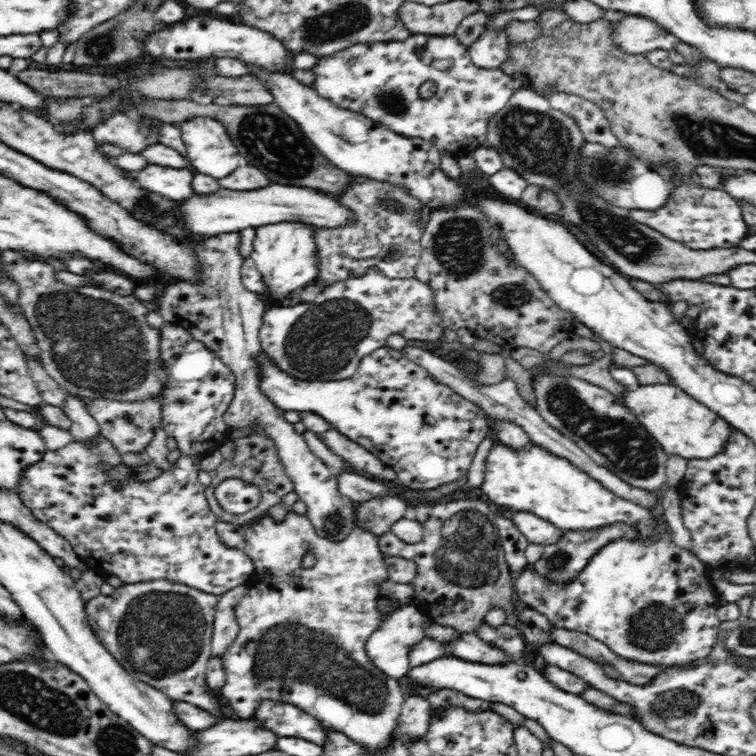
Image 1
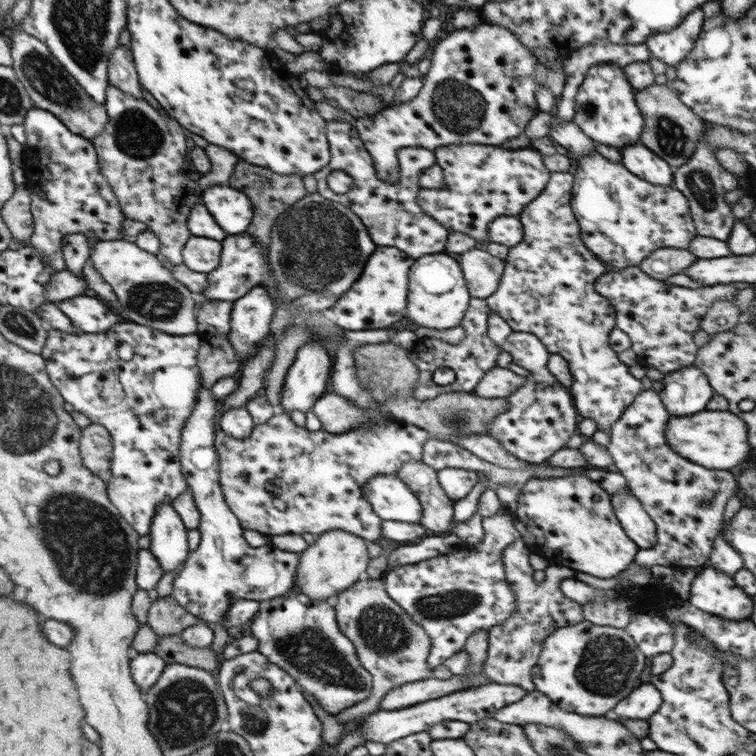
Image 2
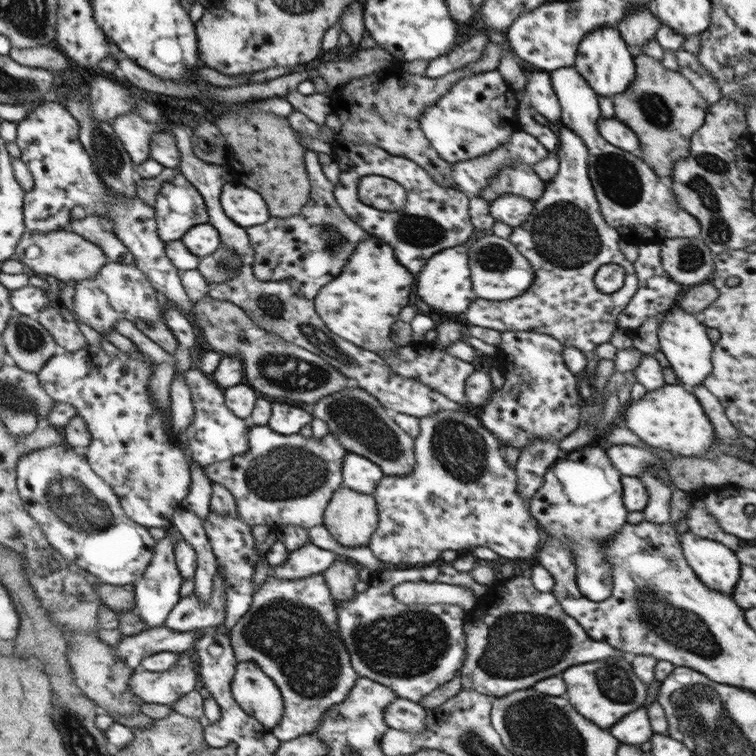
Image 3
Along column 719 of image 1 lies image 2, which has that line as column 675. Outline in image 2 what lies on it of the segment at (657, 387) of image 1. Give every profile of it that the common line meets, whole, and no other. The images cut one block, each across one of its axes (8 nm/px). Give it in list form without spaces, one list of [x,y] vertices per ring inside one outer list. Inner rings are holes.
[[[705,408],[690,415],[668,415],[663,434],[665,434],[667,446],[675,454],[703,468],[719,471],[737,470],[750,460],[751,446],[747,442],[747,426],[739,416],[731,414],[728,410],[714,411]]]

